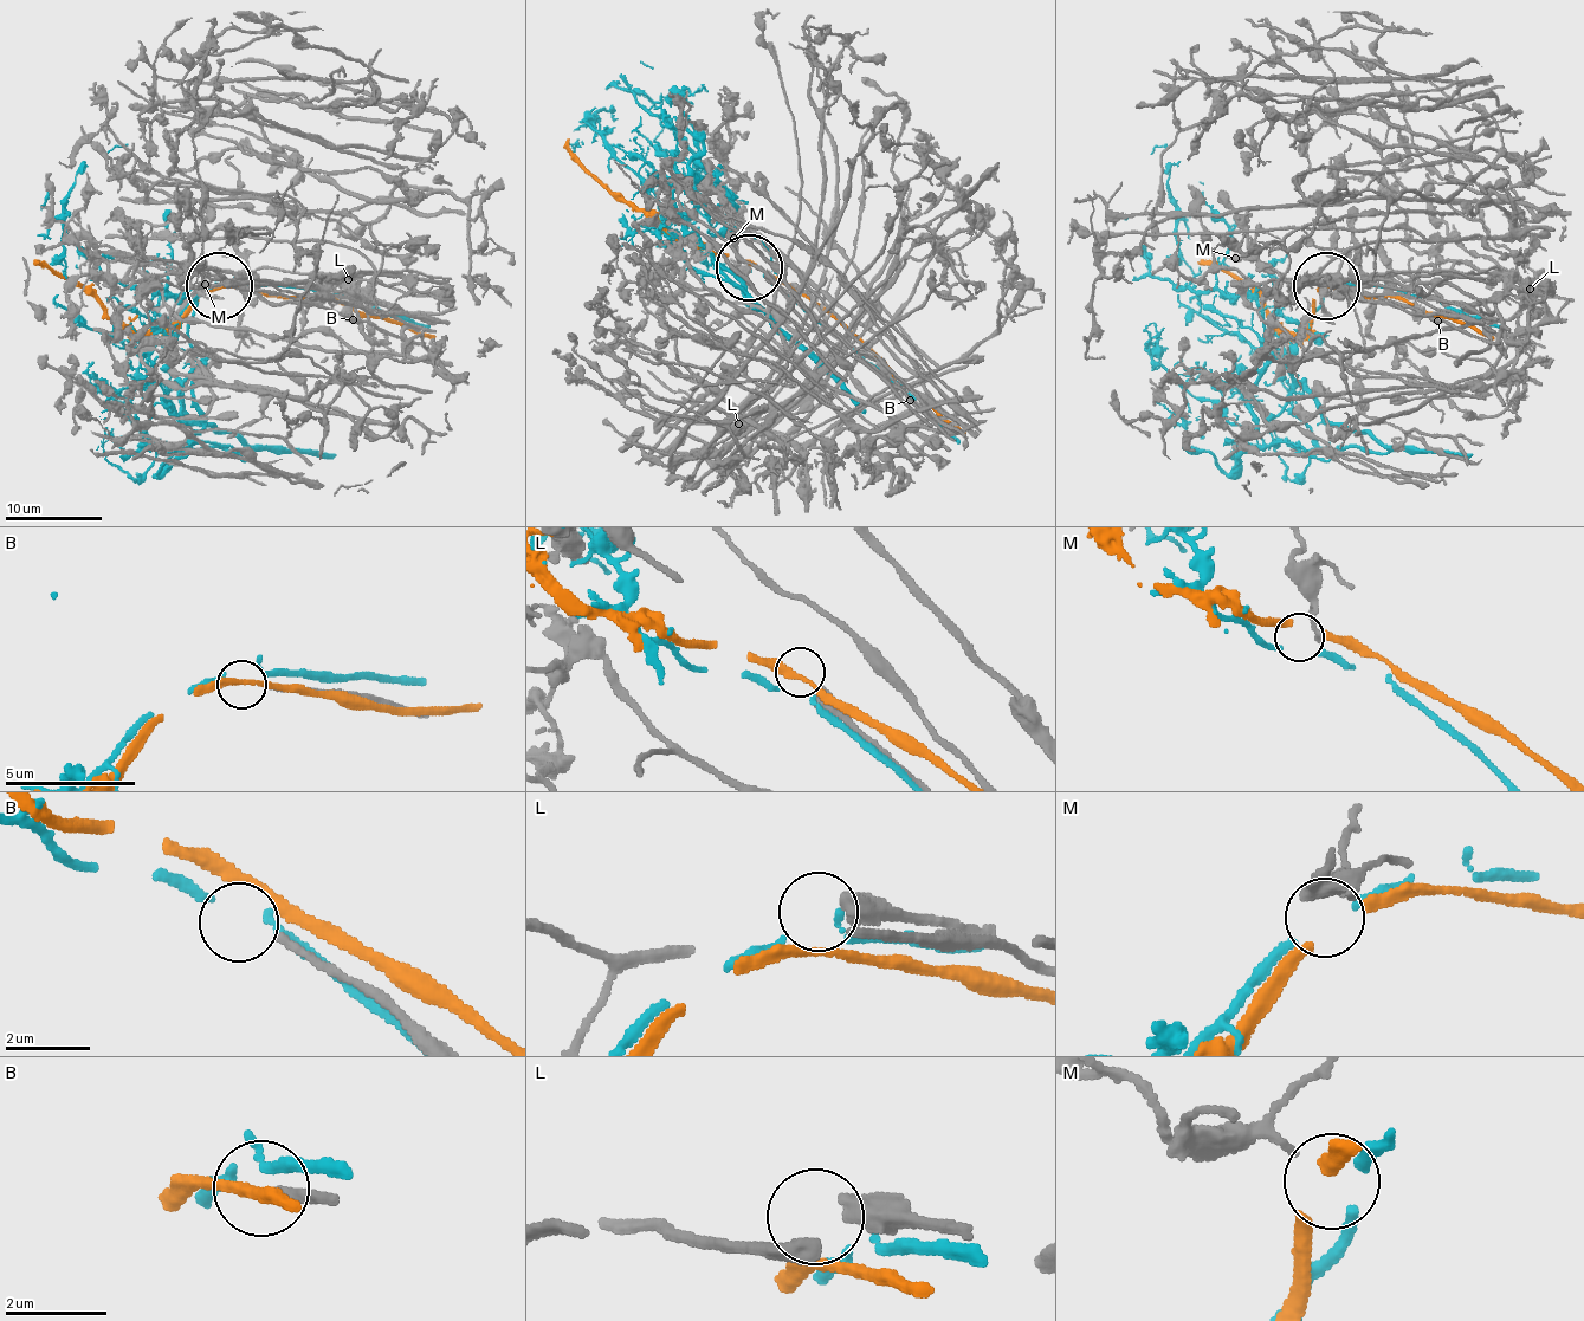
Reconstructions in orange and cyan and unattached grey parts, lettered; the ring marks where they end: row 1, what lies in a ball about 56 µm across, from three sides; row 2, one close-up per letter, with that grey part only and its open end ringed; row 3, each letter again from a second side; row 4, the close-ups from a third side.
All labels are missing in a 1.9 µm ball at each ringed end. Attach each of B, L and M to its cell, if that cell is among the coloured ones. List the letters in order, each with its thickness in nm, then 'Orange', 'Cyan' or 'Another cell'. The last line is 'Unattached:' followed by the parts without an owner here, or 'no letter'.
B: Thickness 190 nm. Another cell
L: Thickness 550 nm. Another cell
M: Thickness 140 nm. Cyan
Unattached: B, L

